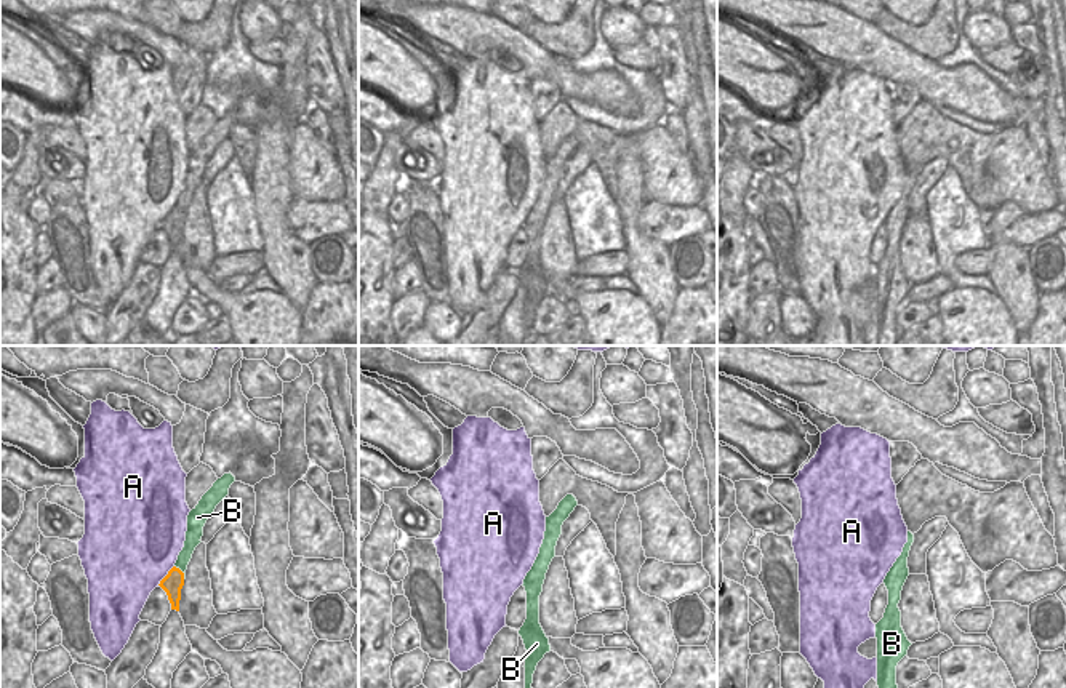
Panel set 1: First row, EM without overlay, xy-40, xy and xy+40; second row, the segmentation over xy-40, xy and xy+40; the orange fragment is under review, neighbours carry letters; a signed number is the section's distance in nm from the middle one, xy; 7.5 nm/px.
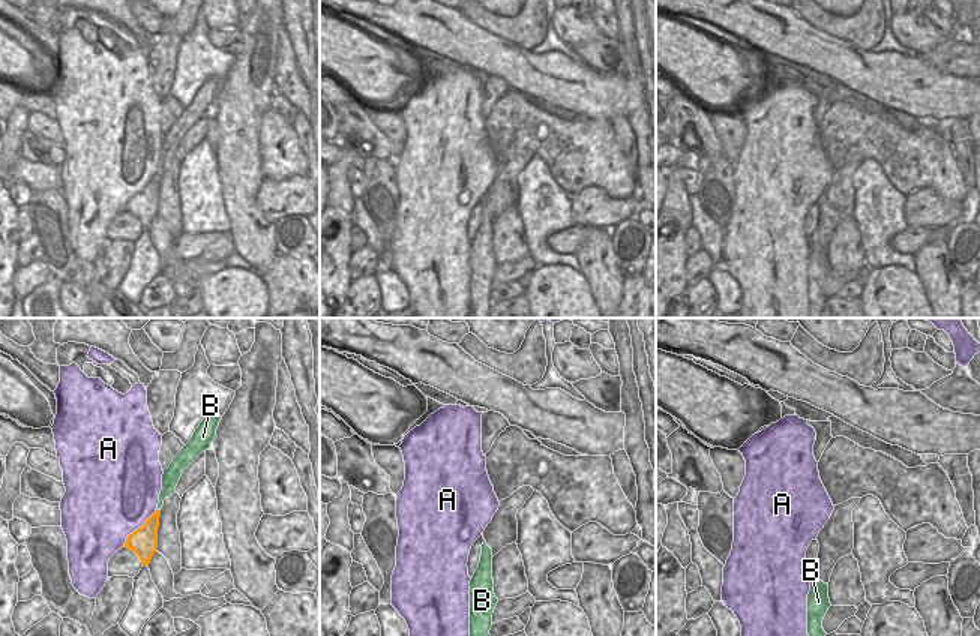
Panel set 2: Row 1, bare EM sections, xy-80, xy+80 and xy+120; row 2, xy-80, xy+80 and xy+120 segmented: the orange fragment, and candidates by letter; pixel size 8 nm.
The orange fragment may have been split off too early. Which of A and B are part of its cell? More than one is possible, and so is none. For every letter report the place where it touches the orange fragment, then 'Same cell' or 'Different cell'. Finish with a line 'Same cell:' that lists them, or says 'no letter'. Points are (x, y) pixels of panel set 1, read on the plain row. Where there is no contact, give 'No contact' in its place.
A: Touches orange at xy-40 (167, 216). Different cell
B: Touches orange at xy-40 (181, 213). Different cell
Same cell: no letter.

